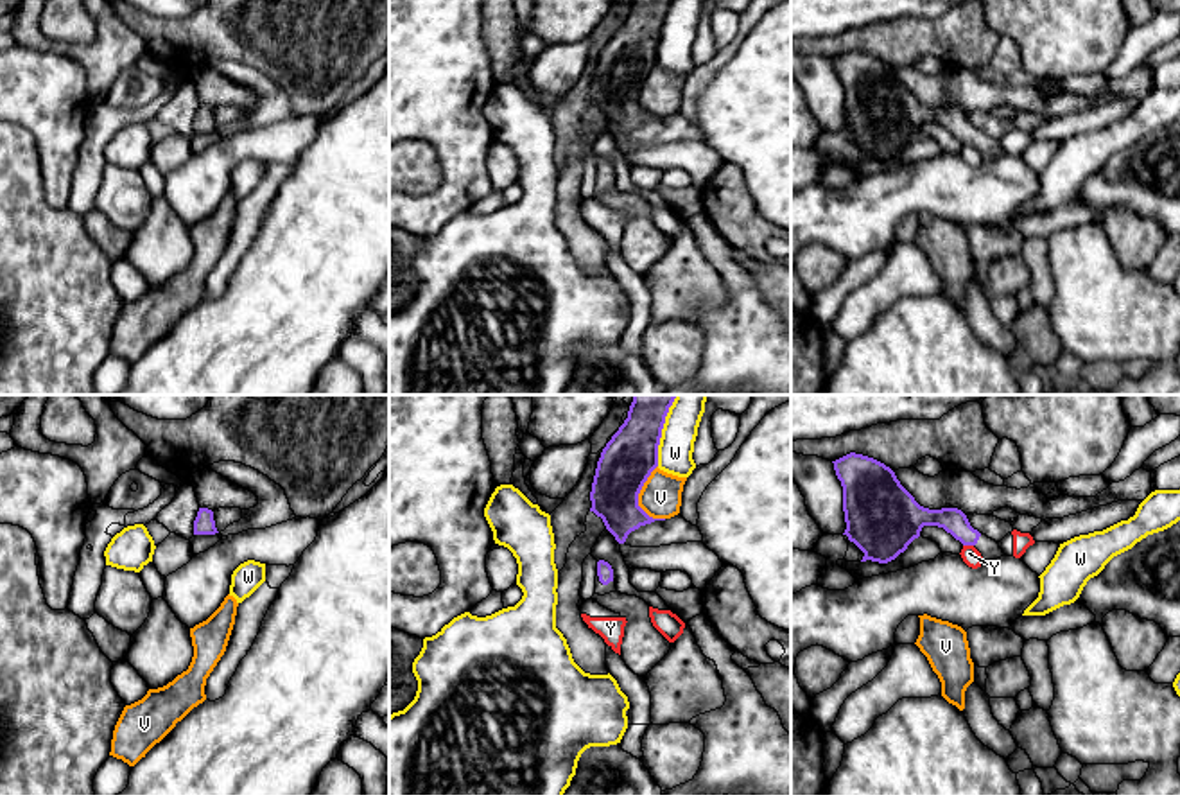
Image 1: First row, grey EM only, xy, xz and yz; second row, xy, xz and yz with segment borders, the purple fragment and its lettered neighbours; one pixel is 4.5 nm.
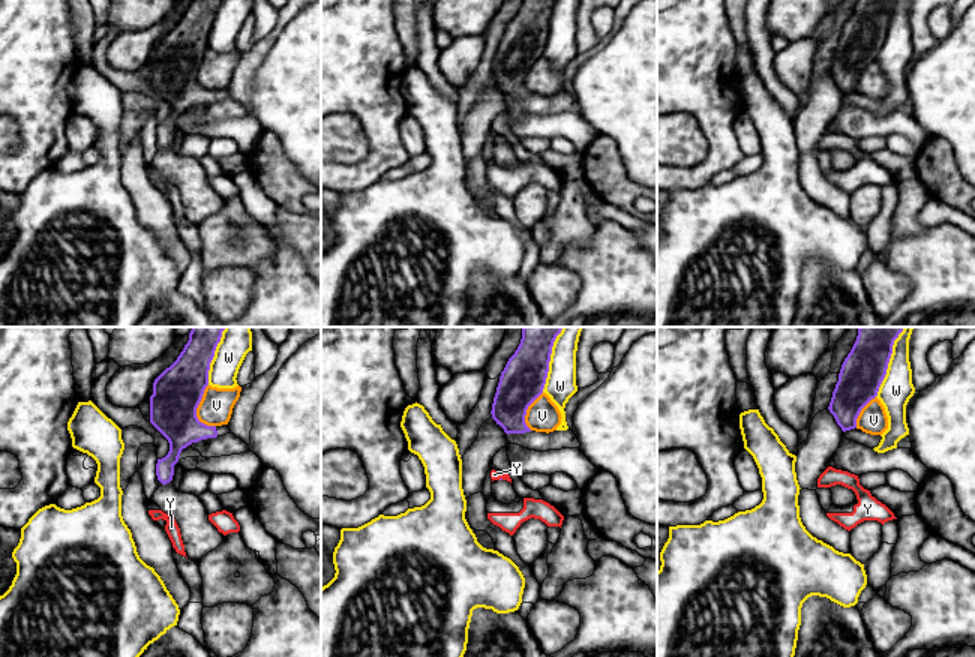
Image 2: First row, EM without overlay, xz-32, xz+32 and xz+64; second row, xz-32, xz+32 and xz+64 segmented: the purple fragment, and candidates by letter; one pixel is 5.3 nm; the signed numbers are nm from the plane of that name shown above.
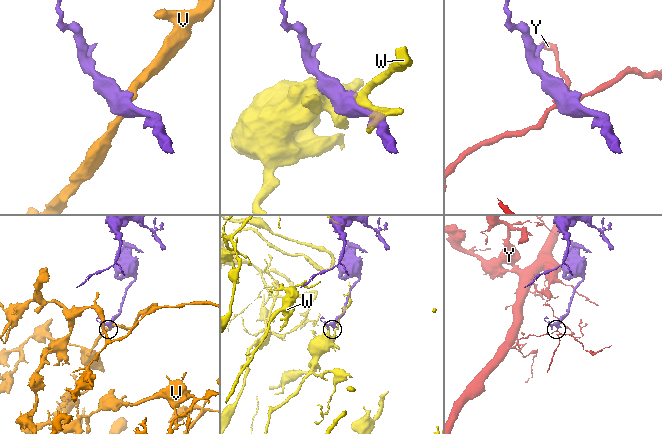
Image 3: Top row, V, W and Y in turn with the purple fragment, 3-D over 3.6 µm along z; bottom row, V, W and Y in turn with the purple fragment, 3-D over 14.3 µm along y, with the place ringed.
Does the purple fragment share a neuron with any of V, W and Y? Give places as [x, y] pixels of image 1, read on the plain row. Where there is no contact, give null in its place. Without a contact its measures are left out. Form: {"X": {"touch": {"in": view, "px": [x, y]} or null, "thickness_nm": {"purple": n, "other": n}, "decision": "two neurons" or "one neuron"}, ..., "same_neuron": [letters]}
{"V": {"touch": {"in": "xz", "px": [637, 96]}, "thickness_nm": {"purple": 240, "other": 190}, "decision": "two neurons"}, "W": {"touch": {"in": "xz", "px": [660, 33]}, "thickness_nm": {"purple": 240, "other": 160}, "decision": "two neurons"}, "Y": {"touch": {"in": "yz", "px": [969, 142]}, "thickness_nm": {"purple": 110, "other": 80}, "decision": "two neurons"}, "same_neuron": []}

